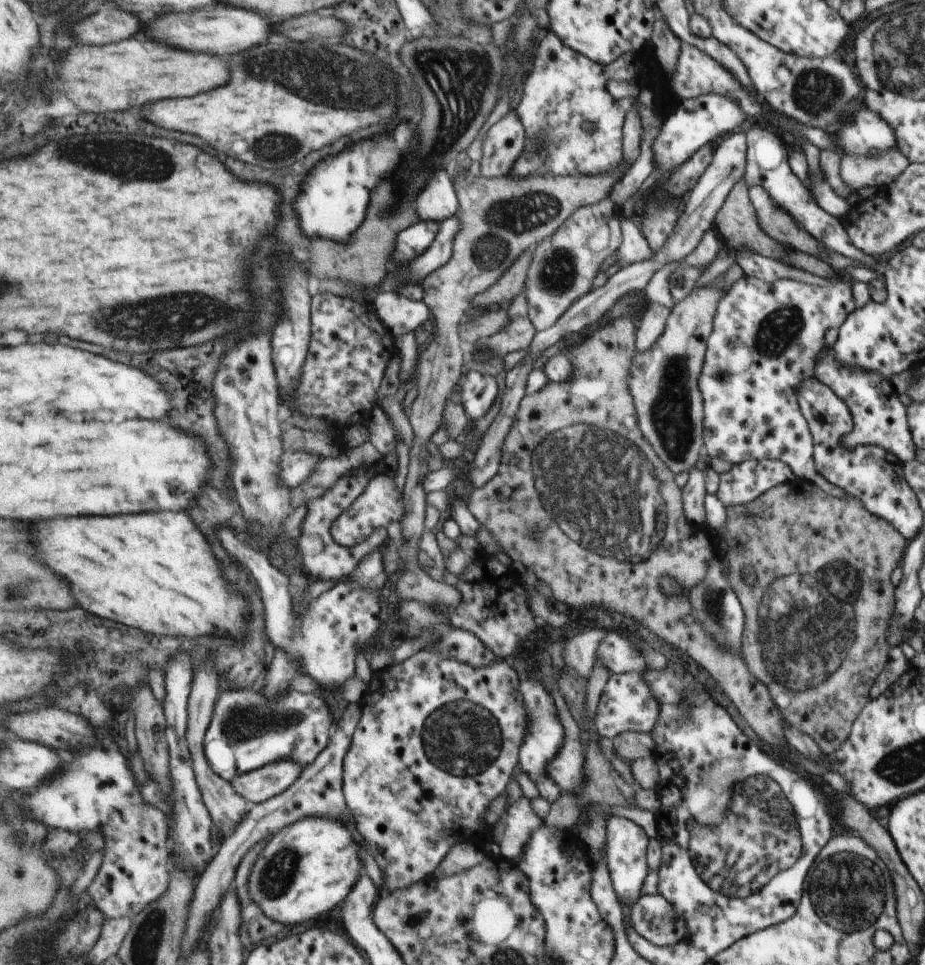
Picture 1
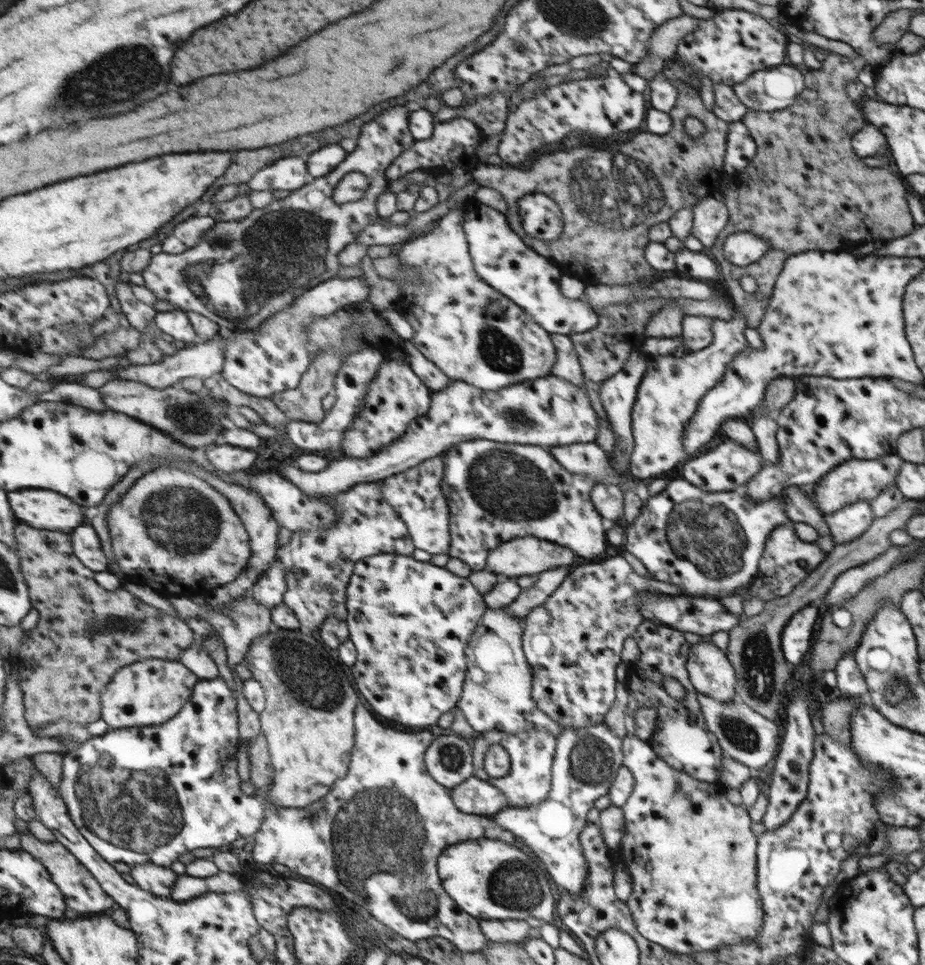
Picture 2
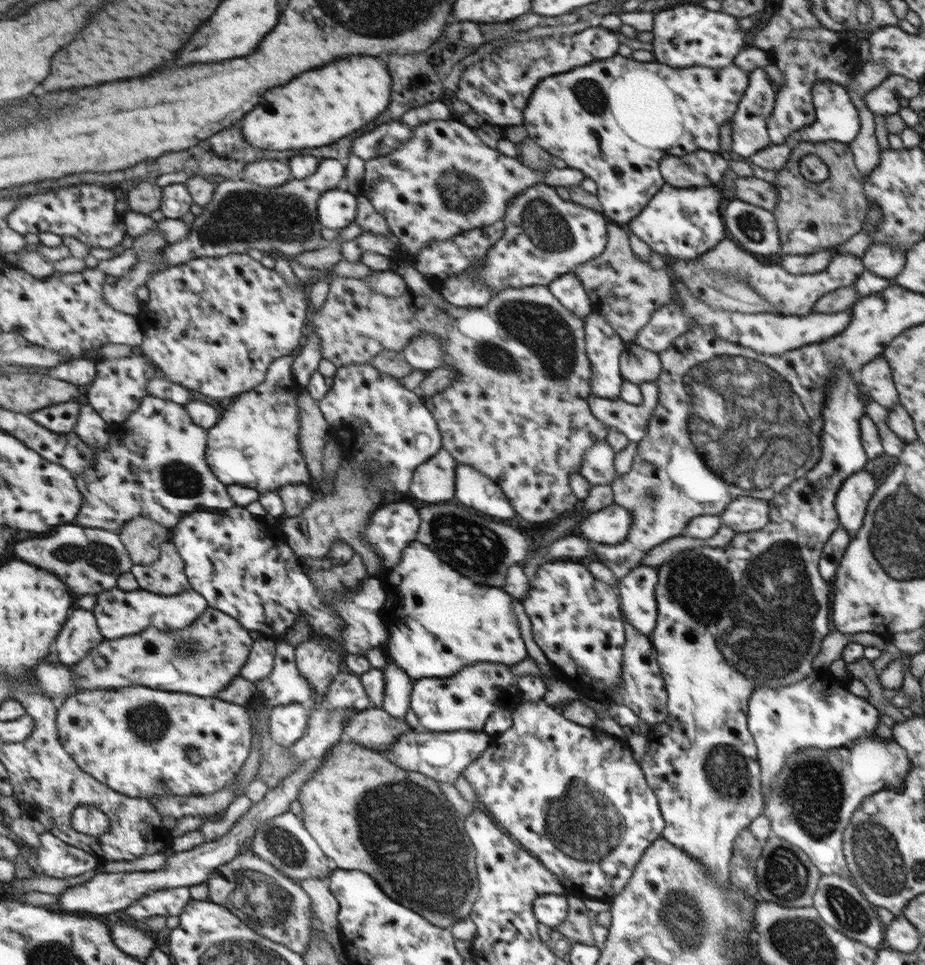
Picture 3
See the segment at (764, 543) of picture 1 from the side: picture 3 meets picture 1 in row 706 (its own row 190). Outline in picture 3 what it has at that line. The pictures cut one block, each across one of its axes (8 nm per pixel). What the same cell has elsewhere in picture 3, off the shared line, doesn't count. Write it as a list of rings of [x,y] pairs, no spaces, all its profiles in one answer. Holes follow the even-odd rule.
[[[835,141],[802,142],[789,157],[785,168],[778,171],[774,186],[779,192],[778,206],[773,214],[777,222],[783,252],[809,255],[820,250],[836,250],[863,229],[870,213],[870,199],[865,195],[865,178],[856,165],[849,144]],[[815,154],[828,167],[829,175],[822,182],[812,182],[800,174],[803,156]]]

